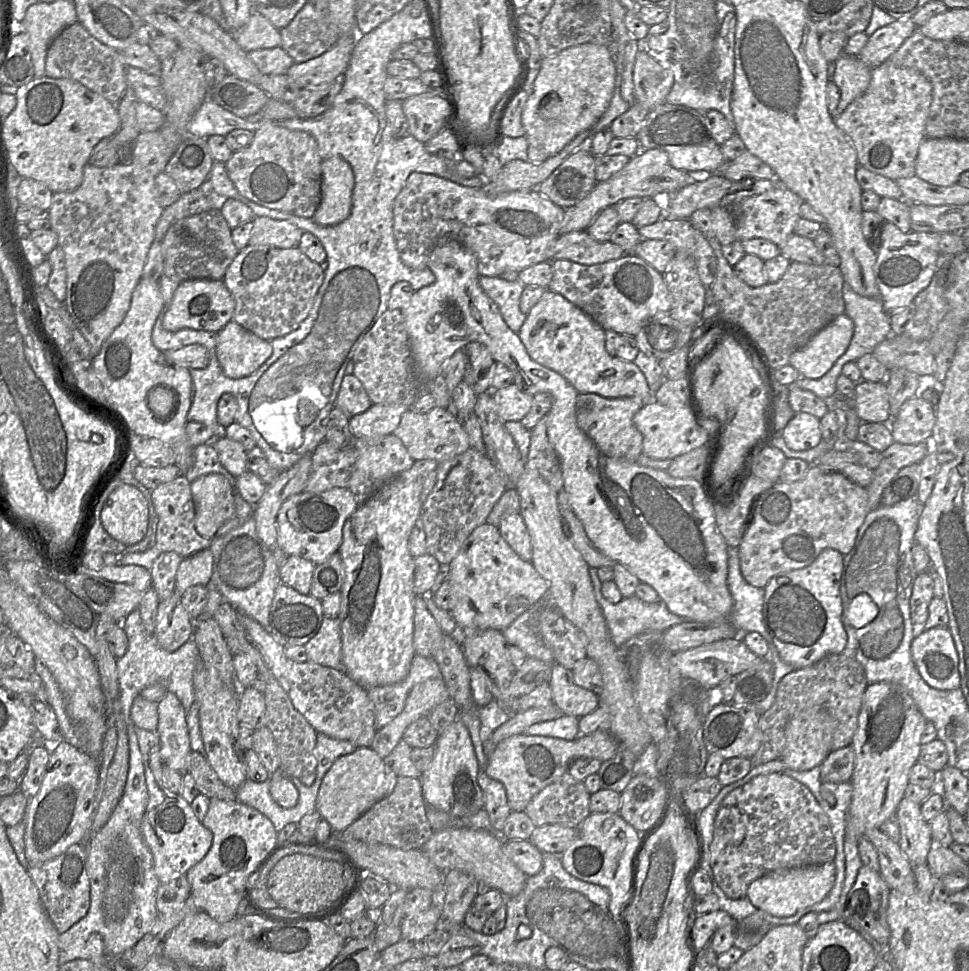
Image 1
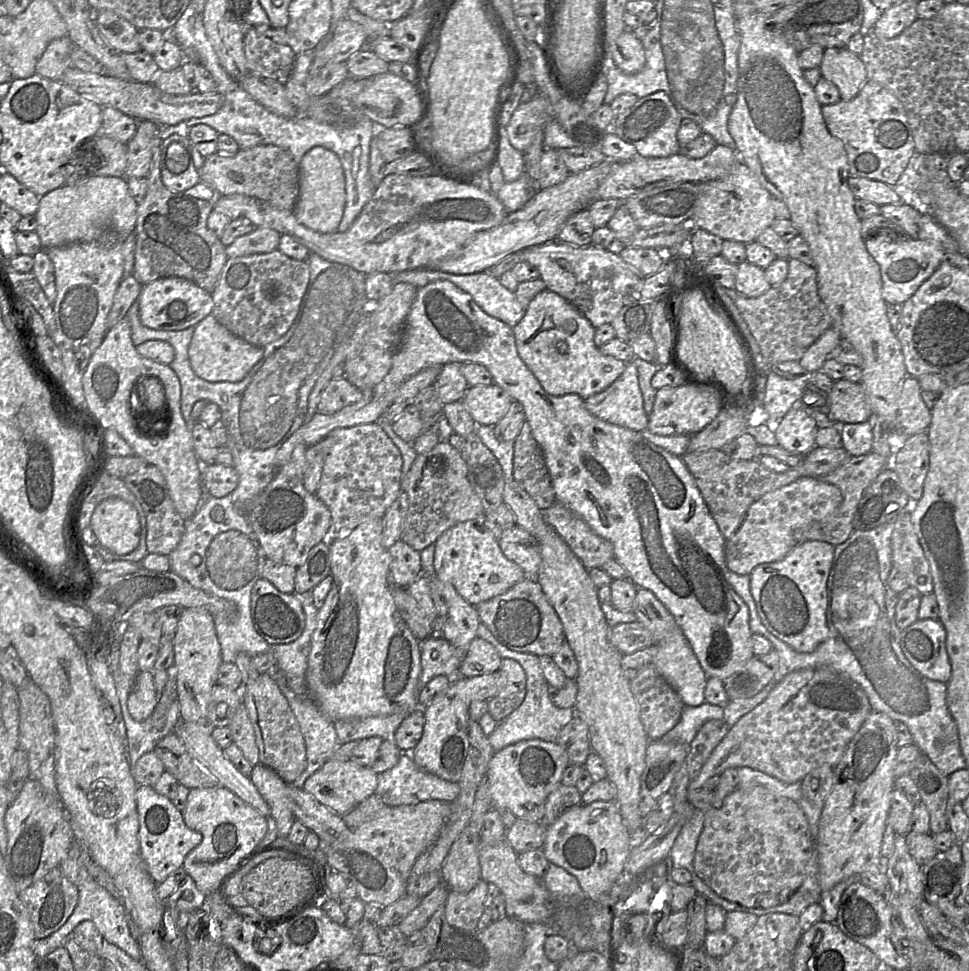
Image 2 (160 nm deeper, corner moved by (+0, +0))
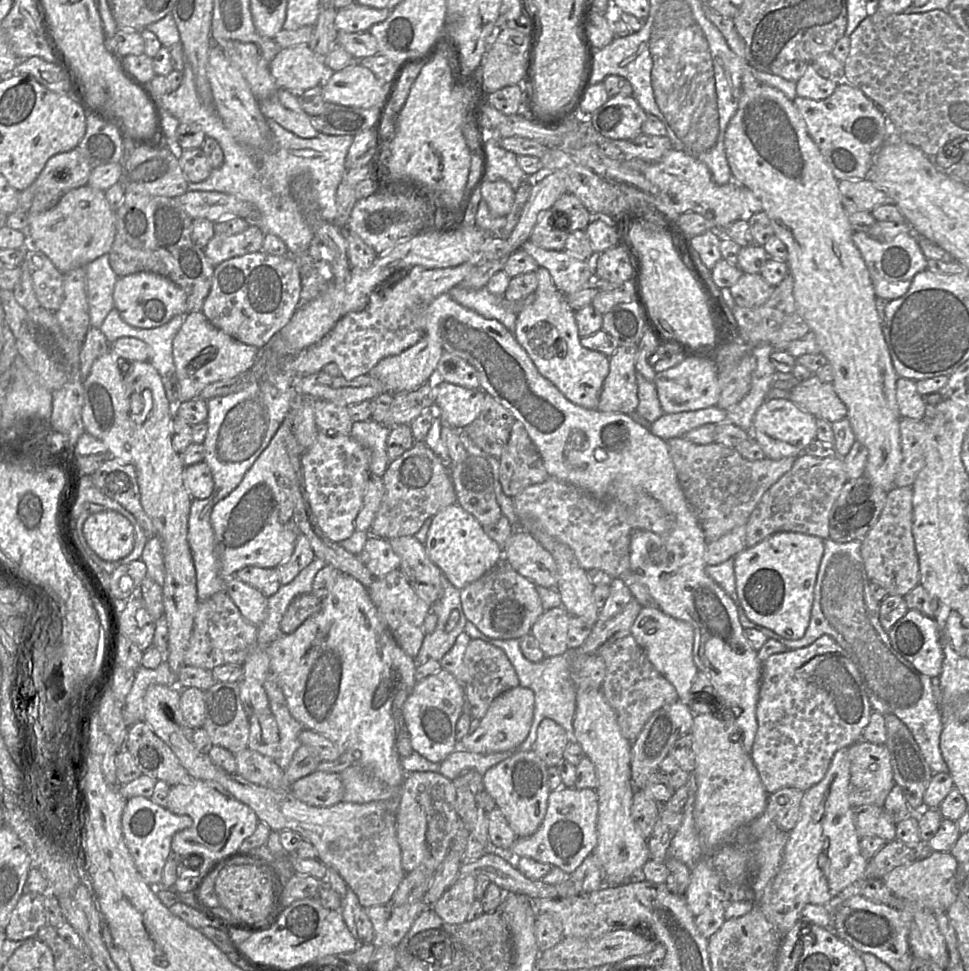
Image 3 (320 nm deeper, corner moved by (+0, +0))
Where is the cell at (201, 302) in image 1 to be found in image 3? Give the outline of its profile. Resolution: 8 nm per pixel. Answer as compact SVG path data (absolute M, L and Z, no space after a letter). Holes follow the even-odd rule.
M137 272L119 277L113 292L115 309L135 328L151 329L168 323L177 315L186 315L186 293L166 277L152 272Z

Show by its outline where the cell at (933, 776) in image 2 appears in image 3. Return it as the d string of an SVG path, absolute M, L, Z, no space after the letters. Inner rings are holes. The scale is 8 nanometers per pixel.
M892 714L884 715L884 720L887 731L885 746L890 753L894 783L901 788L910 809L921 812L925 808L923 802L924 793L934 773L924 759L907 726Z

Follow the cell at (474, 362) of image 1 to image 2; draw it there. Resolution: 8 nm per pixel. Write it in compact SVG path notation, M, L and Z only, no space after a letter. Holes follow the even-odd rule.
M448 363L442 366L437 380L432 384L443 405L461 401L469 388L461 372L462 363Z

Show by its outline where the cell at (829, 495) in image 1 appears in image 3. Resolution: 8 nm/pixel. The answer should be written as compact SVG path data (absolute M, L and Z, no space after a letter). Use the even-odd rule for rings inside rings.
M746 524L736 526L730 532L707 544L704 559L707 565L718 565L734 557L744 549Z

